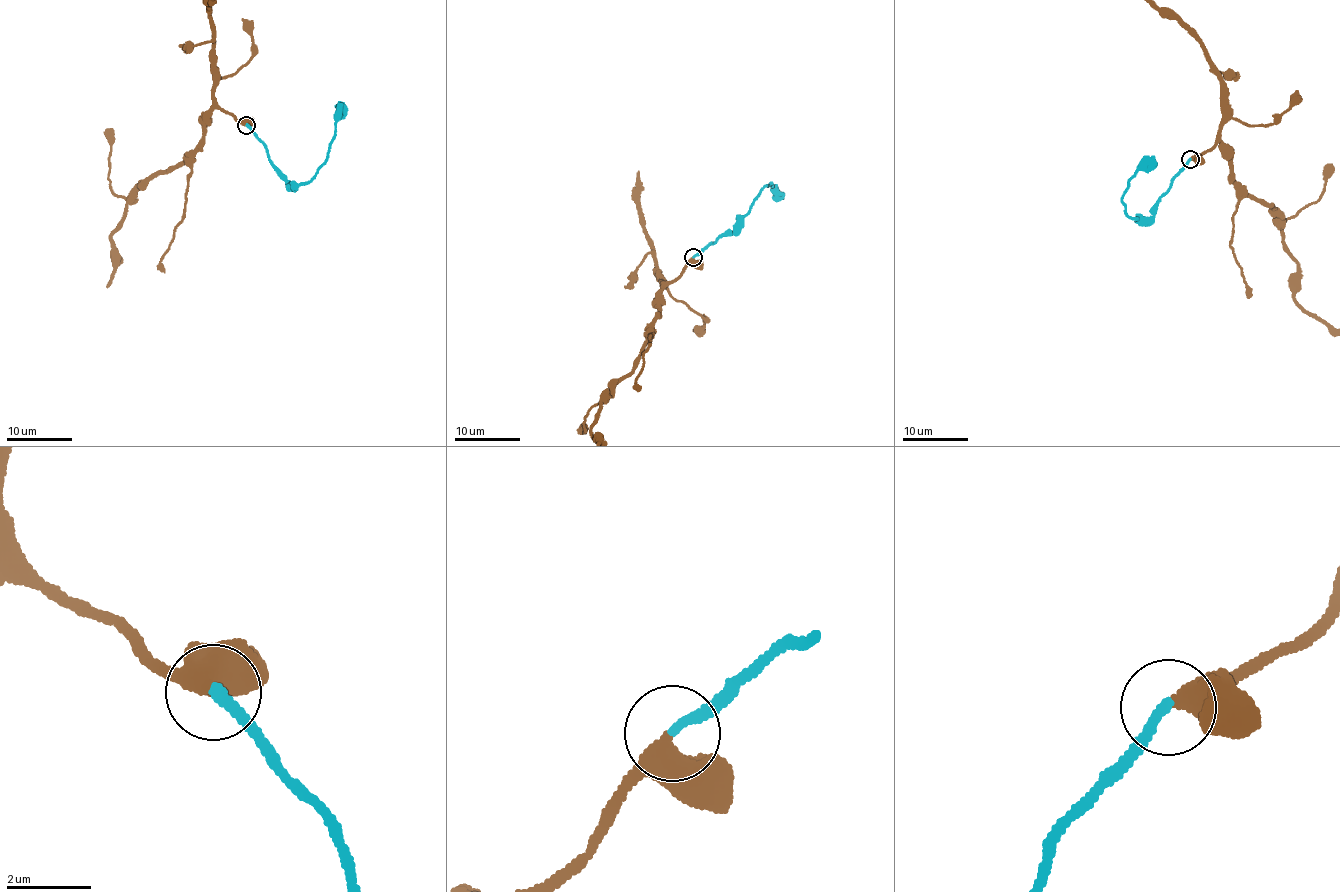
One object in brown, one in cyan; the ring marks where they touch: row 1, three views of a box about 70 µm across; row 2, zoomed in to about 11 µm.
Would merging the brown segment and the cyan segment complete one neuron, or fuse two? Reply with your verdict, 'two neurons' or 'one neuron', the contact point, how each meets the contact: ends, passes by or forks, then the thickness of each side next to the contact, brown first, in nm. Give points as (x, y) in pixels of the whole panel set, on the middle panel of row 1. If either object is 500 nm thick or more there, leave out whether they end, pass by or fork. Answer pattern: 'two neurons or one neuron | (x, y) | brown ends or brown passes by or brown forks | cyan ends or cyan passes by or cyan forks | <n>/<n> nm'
one neuron | (693, 257) | brown passes by | cyan ends | 360/240 nm

